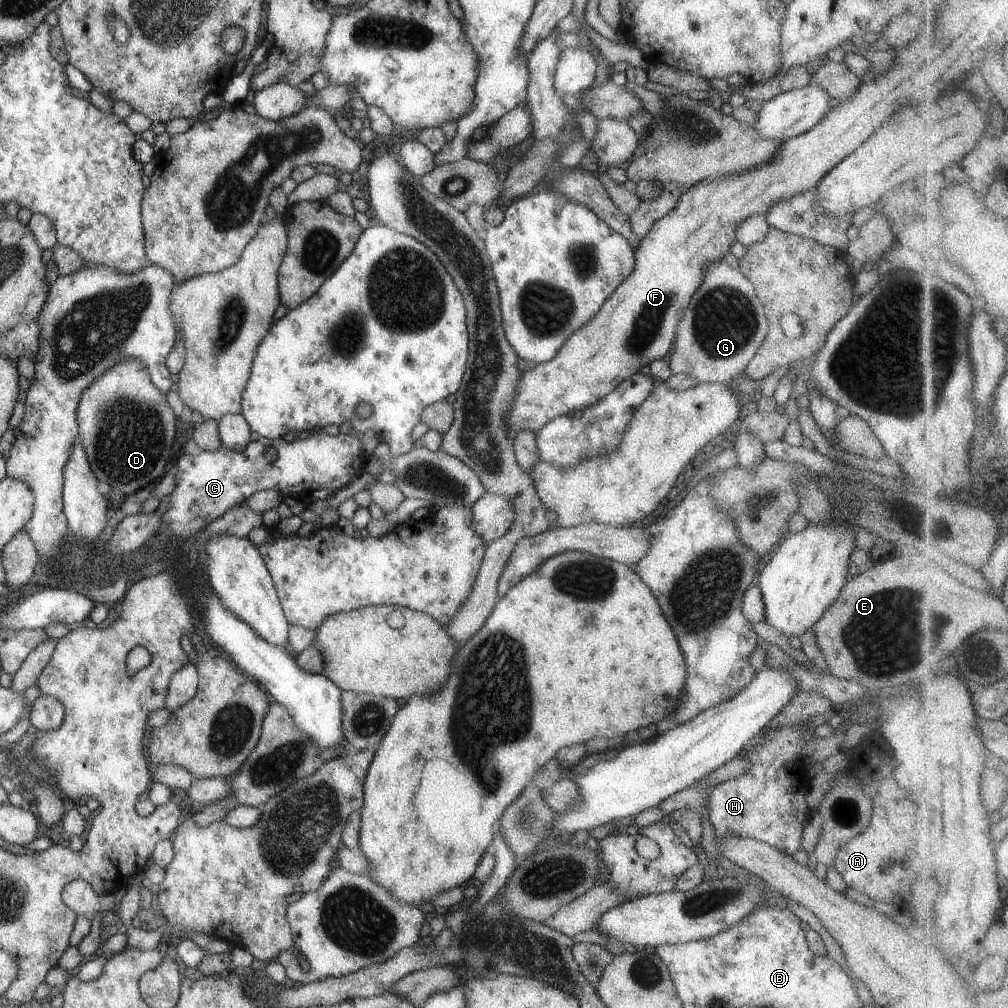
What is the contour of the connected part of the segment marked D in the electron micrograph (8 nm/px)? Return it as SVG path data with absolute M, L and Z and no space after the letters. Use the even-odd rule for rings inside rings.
M135 358L117 362L81 392L75 413L78 439L97 481L106 483L125 496L132 496L167 473L171 443L175 436L176 416L167 404L165 393L153 388L153 384L149 382L147 368Z

